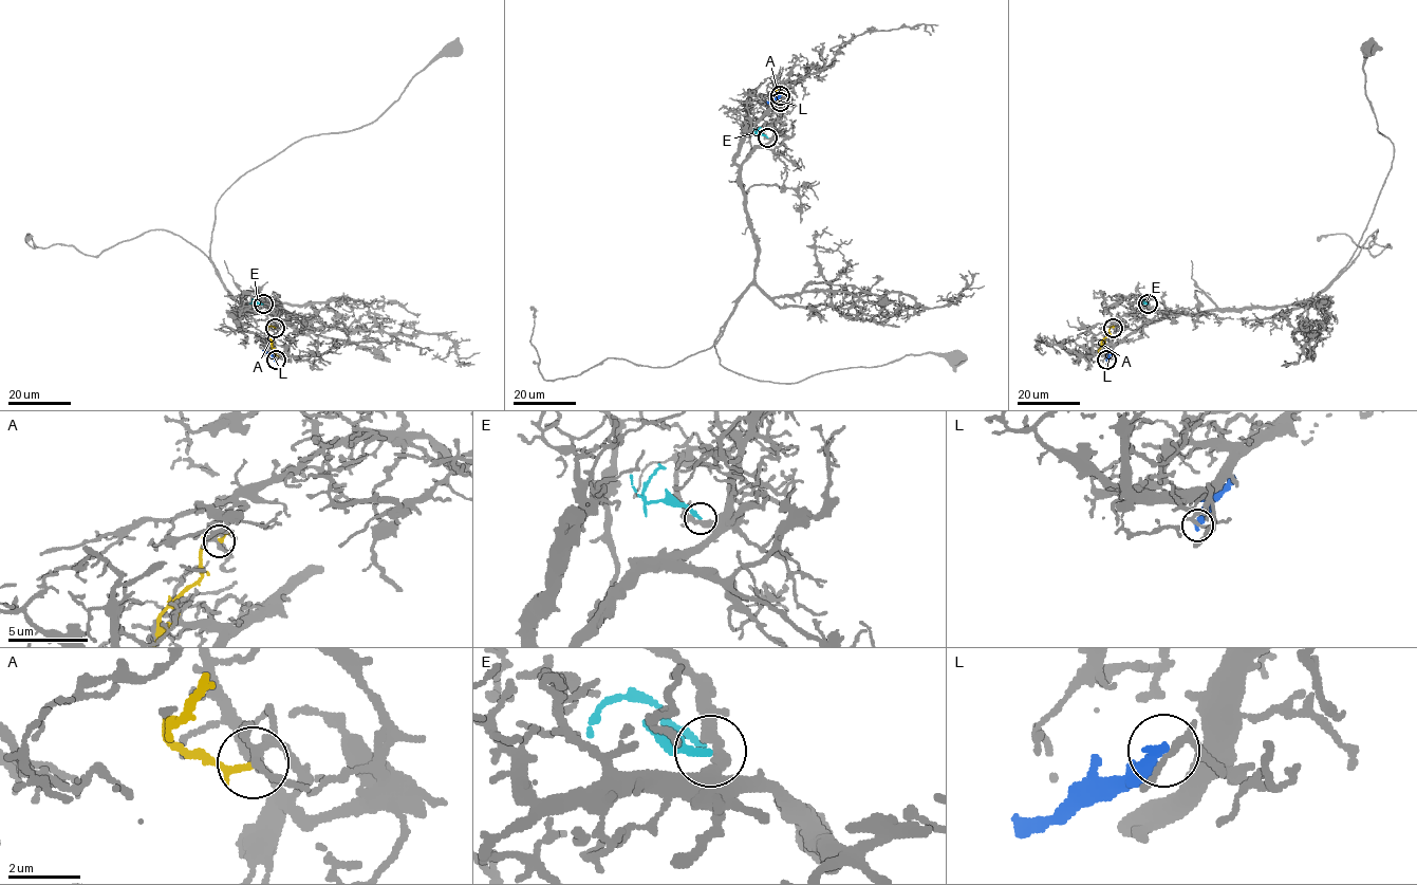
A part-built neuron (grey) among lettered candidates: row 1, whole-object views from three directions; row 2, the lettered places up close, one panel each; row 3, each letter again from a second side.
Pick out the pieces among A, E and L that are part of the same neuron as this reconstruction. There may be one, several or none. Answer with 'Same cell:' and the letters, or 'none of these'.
Same cell: E

